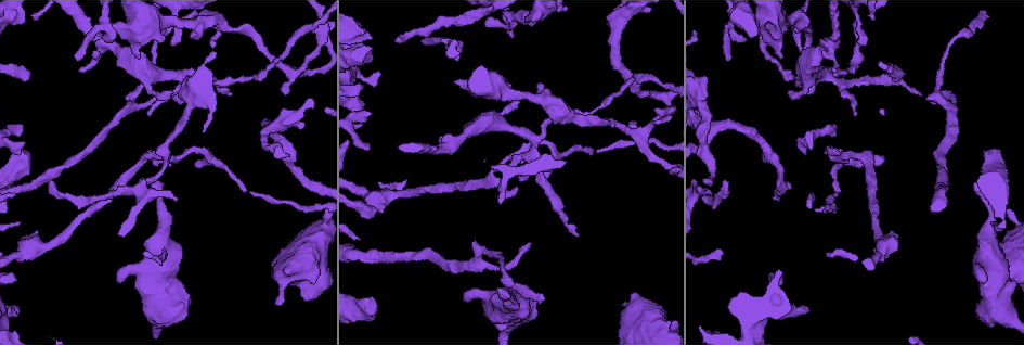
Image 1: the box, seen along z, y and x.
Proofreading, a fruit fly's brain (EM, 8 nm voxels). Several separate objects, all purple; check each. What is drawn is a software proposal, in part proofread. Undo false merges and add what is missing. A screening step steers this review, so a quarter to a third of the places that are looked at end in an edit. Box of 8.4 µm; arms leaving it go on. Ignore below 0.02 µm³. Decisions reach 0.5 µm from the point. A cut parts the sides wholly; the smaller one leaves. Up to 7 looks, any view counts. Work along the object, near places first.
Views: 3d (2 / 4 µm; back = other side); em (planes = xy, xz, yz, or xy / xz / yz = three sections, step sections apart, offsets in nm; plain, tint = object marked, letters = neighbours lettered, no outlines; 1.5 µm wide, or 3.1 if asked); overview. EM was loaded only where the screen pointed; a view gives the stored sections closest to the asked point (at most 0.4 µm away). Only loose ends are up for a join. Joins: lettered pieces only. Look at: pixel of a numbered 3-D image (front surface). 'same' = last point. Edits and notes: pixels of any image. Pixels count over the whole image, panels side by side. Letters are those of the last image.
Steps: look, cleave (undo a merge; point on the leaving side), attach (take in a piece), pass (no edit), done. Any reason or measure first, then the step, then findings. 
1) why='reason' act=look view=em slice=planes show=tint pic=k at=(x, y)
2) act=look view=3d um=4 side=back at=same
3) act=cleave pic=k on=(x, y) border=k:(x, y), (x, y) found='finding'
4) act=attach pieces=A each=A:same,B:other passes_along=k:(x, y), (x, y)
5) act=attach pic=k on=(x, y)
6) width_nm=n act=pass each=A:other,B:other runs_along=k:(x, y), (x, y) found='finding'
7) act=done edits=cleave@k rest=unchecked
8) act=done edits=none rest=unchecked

why='an open end' act=look view=3d um=2 pic=1 at=(456, 58)

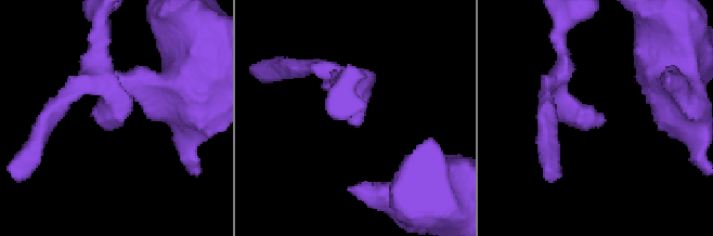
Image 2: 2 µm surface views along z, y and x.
why='need the tissue' act=look view=em slice=planes show=letters pic=2 at=(602, 125)

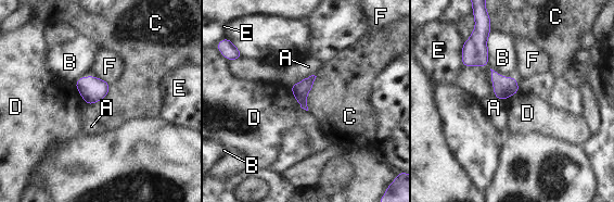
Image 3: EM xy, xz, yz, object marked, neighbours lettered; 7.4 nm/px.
longest_contact=D:220nm act=pass each=A:other,B:other,C:other,D:other,E:other,F:other found='no lettered piece goes on from it'

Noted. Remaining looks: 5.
why='tapers out' act=look view=em slice=planes show=letters pic=1 at=(809, 93)

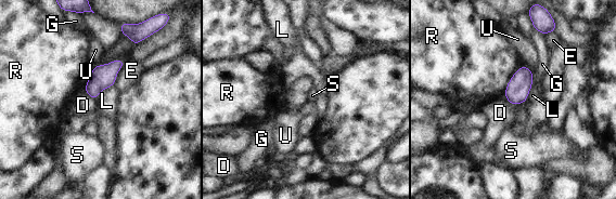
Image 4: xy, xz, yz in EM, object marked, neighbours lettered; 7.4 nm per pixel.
act=pass each=D:other,E:other,G:other,L:other,R:other,S:other,U:other found='no lettered piece goes on from it'

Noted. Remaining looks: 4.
why='branch stops here' act=look view=em slice=planes show=tint pic=1 at=(515, 189)

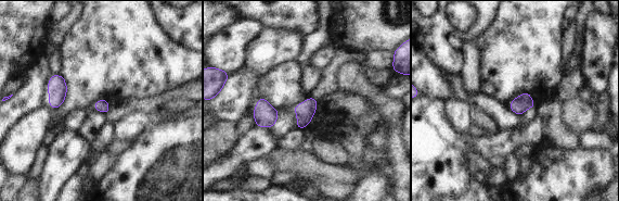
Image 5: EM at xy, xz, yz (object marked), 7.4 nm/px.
act=look view=em slice=planes show=letters at=same

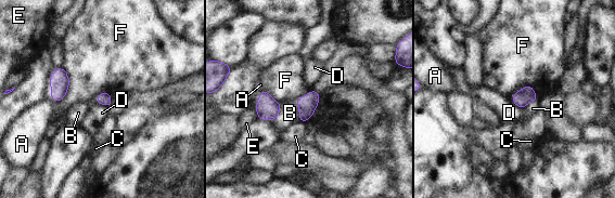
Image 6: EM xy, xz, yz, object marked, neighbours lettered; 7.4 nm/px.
longest_contact=F:220nm act=pass each=A:other,B:other,C:other,D:other,E:other,F:other found='none of them fits'

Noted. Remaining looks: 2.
act=done edits=none rest=unchecked

